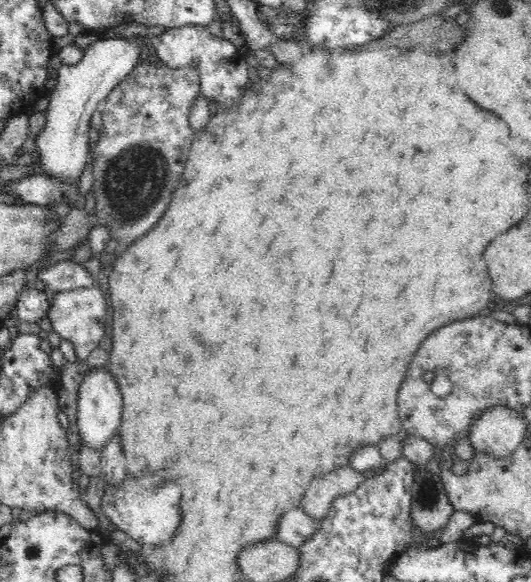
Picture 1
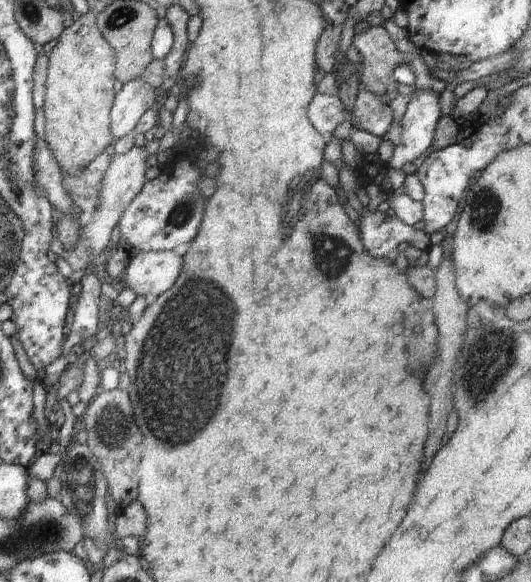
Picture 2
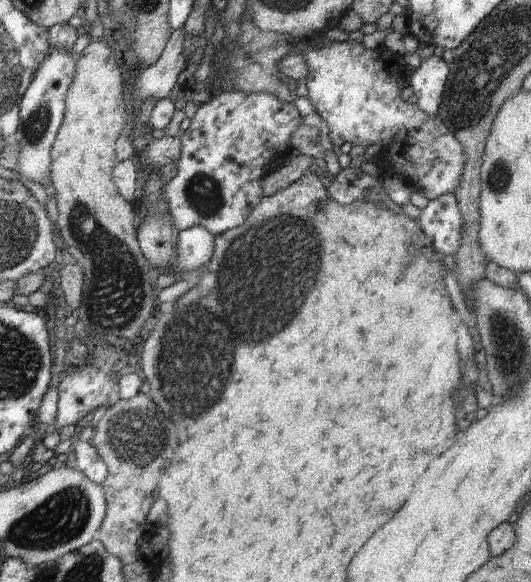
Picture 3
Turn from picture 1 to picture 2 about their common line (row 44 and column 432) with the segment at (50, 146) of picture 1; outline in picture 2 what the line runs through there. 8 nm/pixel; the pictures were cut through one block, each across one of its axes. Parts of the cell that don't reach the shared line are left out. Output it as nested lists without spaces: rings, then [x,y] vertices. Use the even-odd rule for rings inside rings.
[[[416,91],[408,104],[408,110],[402,118],[401,143],[395,146],[391,168],[401,170],[405,164],[412,163],[433,146],[436,127],[441,120],[440,95],[436,92]]]

